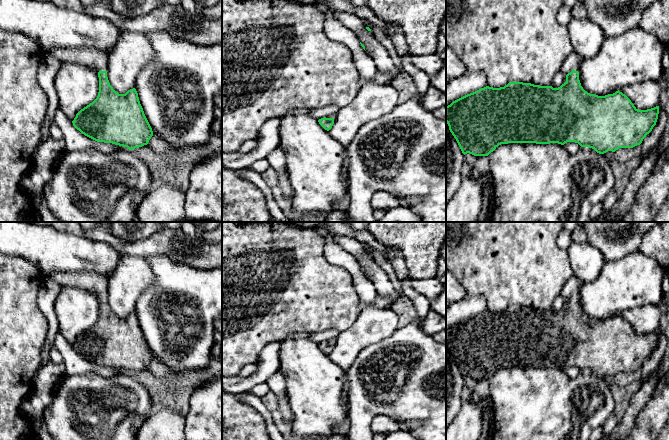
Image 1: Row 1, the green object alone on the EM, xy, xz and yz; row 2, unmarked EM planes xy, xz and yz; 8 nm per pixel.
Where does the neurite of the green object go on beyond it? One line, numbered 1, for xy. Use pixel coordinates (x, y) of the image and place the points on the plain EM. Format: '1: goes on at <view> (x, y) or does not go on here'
1: goes on at xy (92, 281)

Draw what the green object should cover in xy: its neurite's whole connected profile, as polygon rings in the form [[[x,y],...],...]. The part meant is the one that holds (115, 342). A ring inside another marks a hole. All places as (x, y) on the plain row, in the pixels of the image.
[[[88,271],[53,272],[48,278],[61,287],[79,287],[98,295],[97,322],[81,333],[73,350],[85,360],[104,367],[127,371],[129,374],[147,369],[153,360],[135,312],[119,318],[107,301],[108,277]]]

